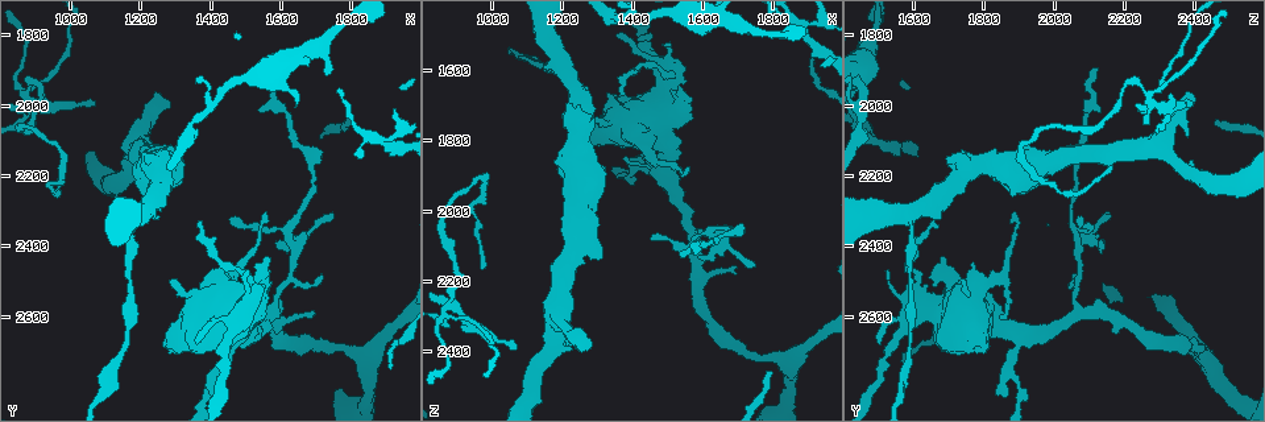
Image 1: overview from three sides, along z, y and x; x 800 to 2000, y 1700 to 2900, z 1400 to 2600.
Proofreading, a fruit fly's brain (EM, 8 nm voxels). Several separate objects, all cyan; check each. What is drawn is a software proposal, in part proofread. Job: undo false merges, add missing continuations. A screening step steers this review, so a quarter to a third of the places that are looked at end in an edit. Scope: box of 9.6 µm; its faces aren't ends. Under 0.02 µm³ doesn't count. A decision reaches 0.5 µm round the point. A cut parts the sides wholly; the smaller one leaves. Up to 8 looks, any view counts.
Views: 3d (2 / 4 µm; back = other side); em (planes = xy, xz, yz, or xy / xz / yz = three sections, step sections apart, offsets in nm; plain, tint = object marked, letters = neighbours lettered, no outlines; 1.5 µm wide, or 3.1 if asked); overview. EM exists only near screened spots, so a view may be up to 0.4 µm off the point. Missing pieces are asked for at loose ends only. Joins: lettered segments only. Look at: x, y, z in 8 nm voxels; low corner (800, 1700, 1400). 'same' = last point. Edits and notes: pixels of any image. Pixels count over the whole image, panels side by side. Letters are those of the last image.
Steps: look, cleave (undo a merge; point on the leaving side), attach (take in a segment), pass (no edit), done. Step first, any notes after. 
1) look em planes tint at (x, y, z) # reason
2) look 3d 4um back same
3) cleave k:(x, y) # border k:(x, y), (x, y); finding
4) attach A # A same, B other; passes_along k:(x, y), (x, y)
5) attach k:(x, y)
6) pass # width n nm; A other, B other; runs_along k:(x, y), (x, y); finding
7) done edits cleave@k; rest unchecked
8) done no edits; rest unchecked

look em xy step 4 tint at (1880, 2100, 1480) # thick turns thin

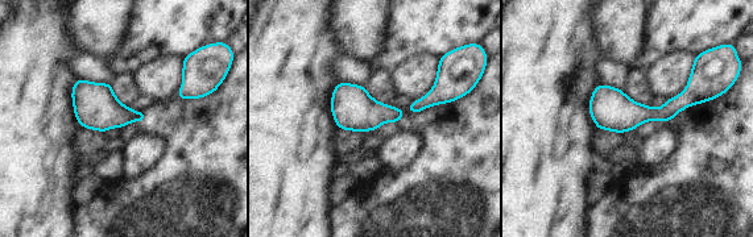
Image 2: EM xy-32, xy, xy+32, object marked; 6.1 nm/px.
look em xy step 4 letters same

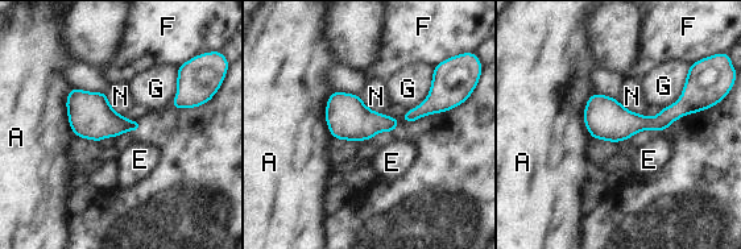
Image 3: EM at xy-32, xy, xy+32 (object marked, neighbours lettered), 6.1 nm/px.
pass # longest_contact G 320 nm; A other, E other, F other, G other, N other; continuous, no second cell

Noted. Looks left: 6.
look em planes letters at (1510, 2470, 1530) # thin end

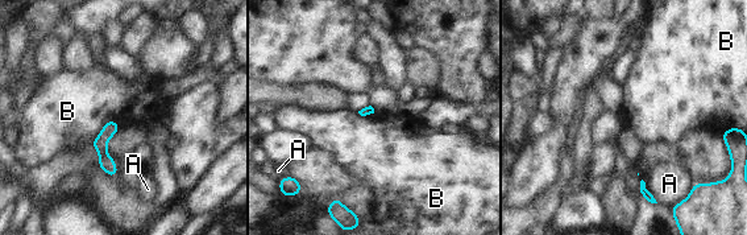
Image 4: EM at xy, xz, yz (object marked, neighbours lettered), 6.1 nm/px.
pass # A other, B other; runs_along 4:(110, 124), (103, 157), (112, 173); no lettered segment goes on from it

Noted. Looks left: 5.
look em planes letters at (1570, 2300, 1890) # an open end

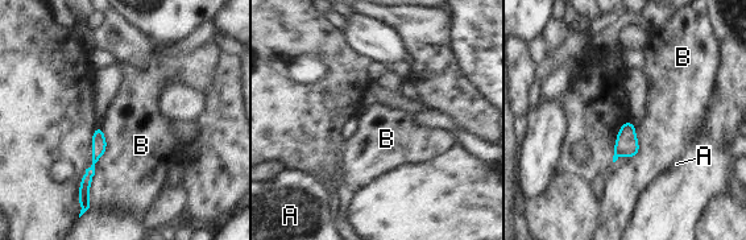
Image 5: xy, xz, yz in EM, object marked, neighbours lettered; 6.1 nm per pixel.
pass # A other, B other; runs_along 5:(99, 129), (98, 153), (86, 185); no lettered segment goes on from it

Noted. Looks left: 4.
done no edits; rest unchecked

